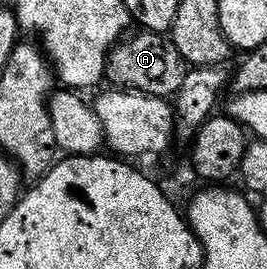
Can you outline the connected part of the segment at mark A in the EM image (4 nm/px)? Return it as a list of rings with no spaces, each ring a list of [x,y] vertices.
[[[152,30],[136,33],[122,37],[110,47],[106,56],[104,81],[113,88],[138,90],[160,98],[176,95],[187,69],[185,57],[181,55],[179,48],[175,48],[172,37],[164,33]]]

